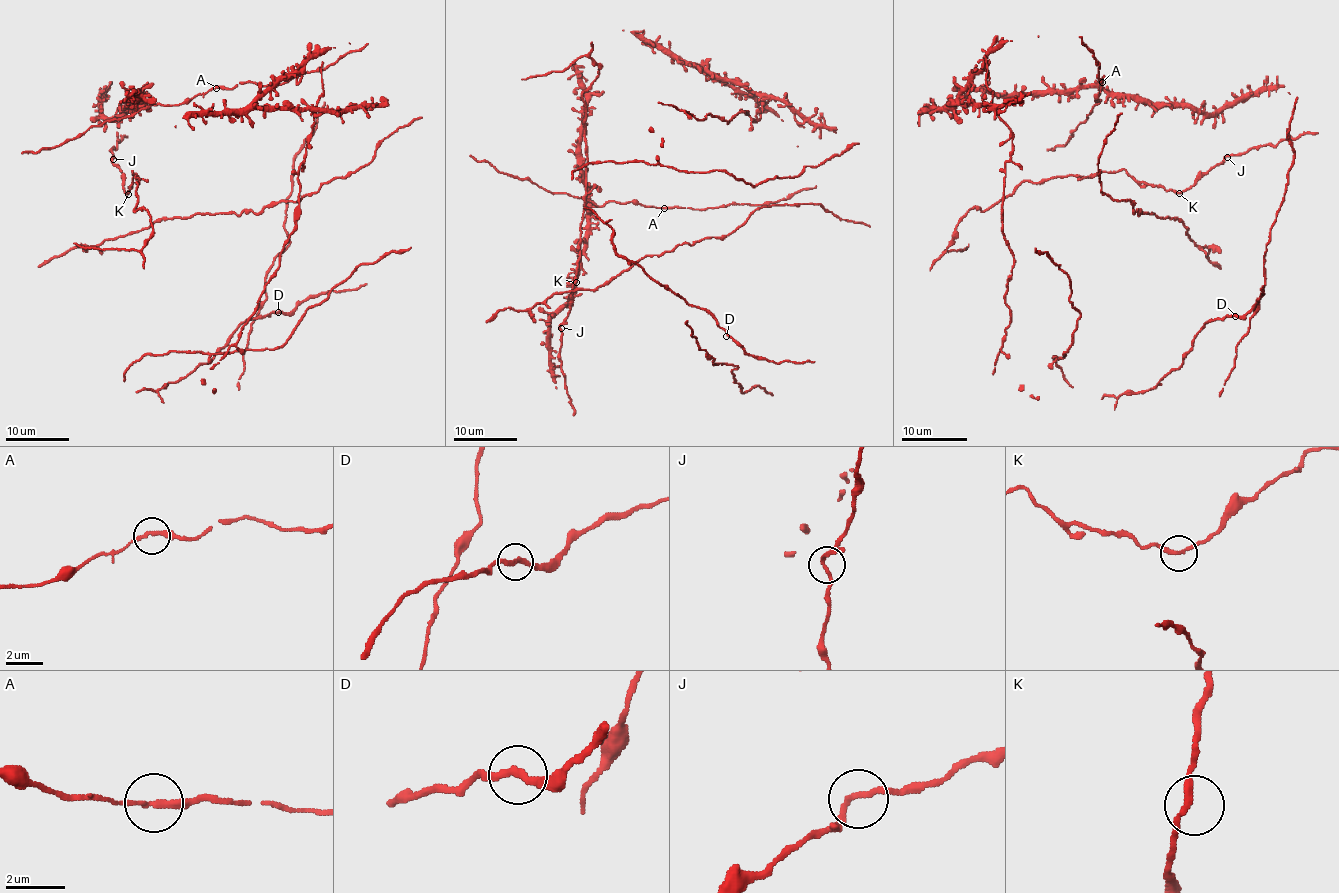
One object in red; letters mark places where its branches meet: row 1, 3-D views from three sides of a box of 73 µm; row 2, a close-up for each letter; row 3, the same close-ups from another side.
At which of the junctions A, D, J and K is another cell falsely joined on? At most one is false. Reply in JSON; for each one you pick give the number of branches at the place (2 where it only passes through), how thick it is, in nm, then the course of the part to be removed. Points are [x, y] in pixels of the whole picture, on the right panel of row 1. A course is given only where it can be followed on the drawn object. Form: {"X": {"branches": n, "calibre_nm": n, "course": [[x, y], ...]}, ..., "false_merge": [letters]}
{"false_merge": []}

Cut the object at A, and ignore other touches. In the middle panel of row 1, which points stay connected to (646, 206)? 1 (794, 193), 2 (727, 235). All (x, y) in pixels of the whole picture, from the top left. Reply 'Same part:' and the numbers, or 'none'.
Same part: 2

